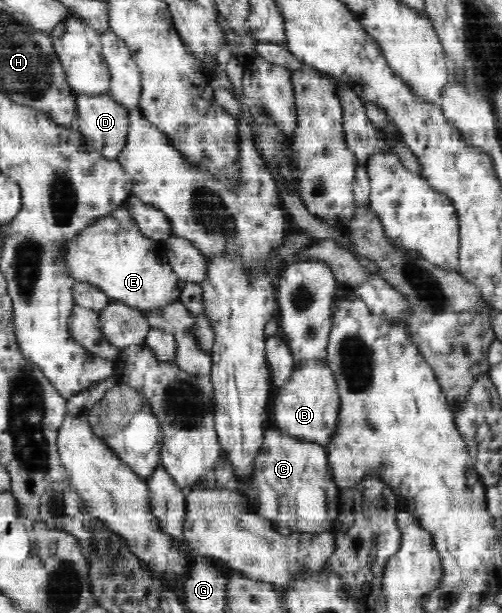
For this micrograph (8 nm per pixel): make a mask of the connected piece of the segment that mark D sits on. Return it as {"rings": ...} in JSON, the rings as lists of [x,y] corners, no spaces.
{"rings":[[[108,92],[100,94],[76,94],[74,123],[89,150],[96,151],[105,159],[115,161],[126,142],[128,110],[117,103]]]}

